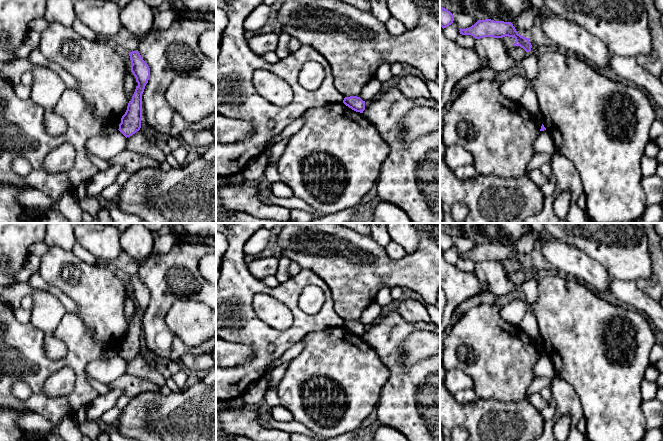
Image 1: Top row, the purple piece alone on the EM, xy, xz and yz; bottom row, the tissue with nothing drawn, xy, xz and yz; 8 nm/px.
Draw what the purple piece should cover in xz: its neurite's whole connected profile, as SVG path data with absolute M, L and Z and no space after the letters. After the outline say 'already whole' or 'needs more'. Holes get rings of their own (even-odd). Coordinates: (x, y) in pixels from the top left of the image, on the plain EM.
M357 320L345 321L343 327L356 336L363 337L365 334L365 325Z; already whole

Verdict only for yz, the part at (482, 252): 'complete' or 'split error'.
complete

